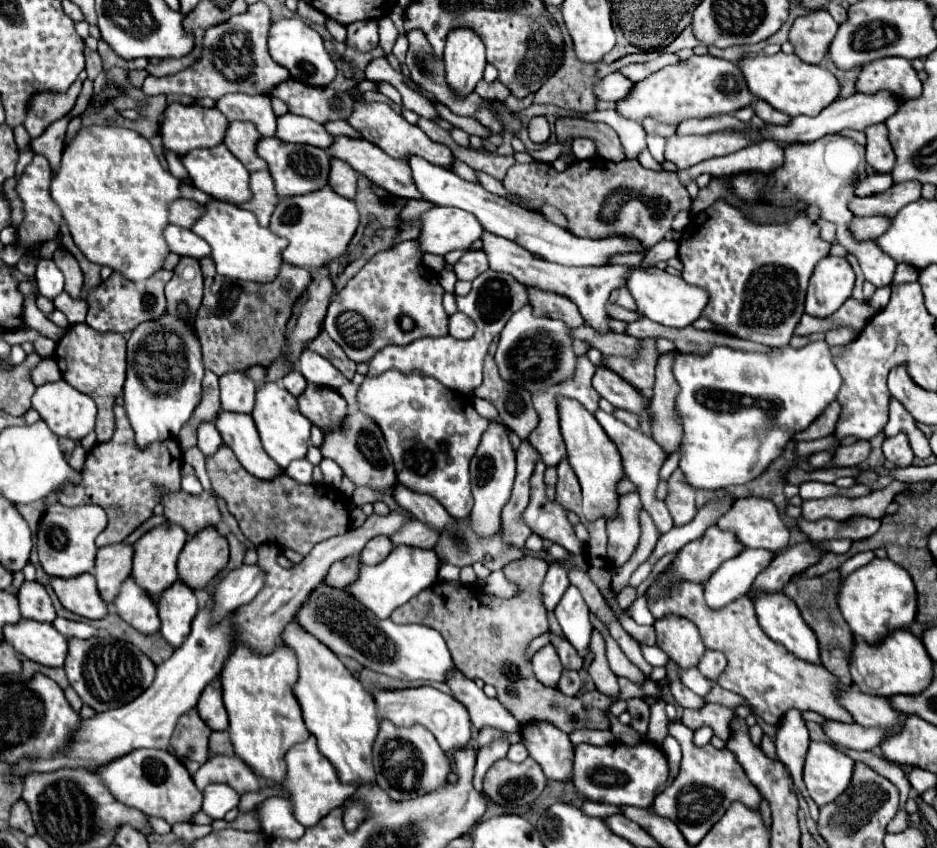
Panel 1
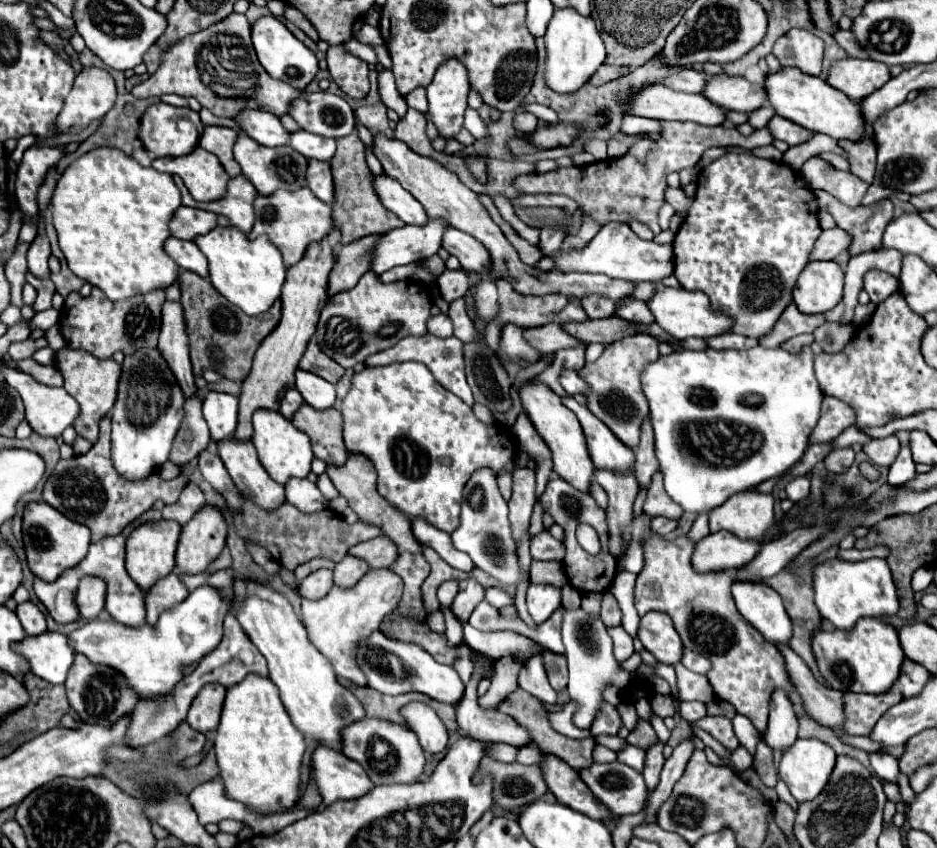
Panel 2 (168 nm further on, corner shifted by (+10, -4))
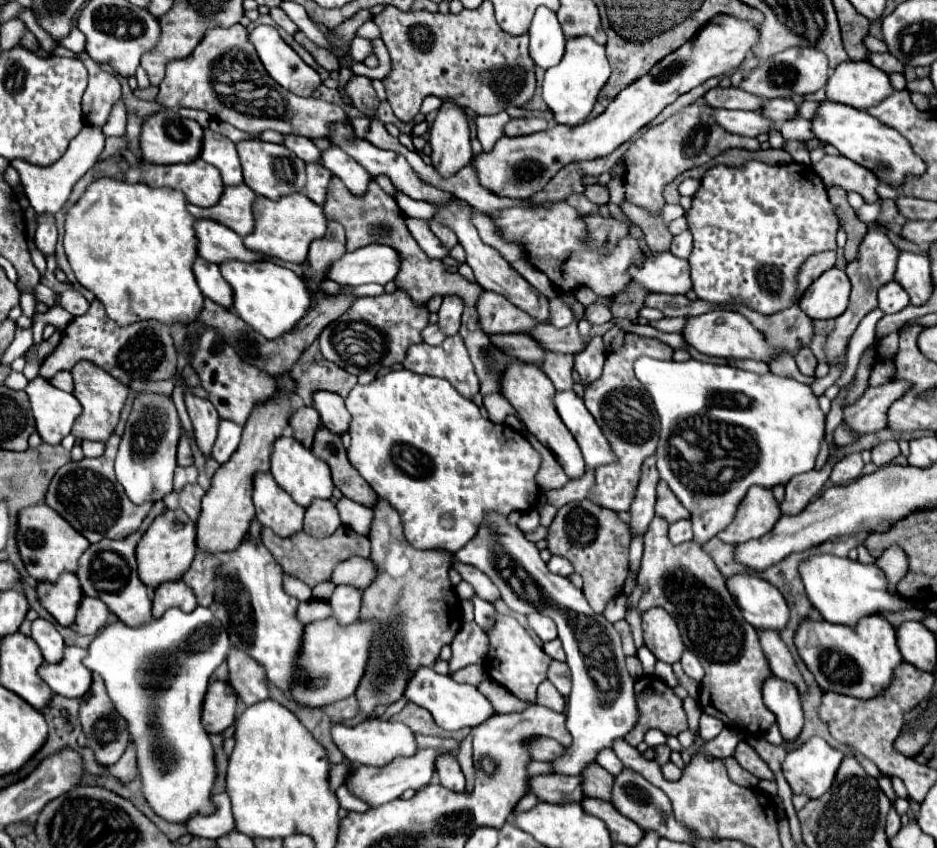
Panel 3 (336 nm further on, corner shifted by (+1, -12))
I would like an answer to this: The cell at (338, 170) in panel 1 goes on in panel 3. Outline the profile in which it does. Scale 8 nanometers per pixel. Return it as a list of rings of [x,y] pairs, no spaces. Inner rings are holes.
[[[308,163],[306,165],[306,197],[310,197],[316,205],[324,205],[324,199],[326,199],[326,189],[328,189],[328,183],[332,179],[332,173],[322,167],[322,165],[316,165],[316,163]]]

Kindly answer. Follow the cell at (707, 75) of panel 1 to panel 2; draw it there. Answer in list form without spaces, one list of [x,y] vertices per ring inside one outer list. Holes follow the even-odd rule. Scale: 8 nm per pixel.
[[[725,73],[709,75],[709,81],[705,83],[701,95],[723,109],[741,113],[751,113],[759,109],[767,97],[761,83],[751,83],[745,77]]]

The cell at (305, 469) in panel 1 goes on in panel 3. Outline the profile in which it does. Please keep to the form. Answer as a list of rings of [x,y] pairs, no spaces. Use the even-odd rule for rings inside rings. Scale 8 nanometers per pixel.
[[[316,499],[308,509],[306,509],[306,519],[304,519],[304,531],[312,537],[330,537],[338,527],[342,525],[336,507],[332,501],[322,501]]]

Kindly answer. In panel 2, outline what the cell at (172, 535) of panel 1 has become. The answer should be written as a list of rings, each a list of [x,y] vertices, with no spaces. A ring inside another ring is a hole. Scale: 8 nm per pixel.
[[[153,521],[137,527],[127,539],[127,555],[125,565],[129,577],[143,589],[149,591],[161,577],[167,577],[175,567],[175,549],[179,541],[181,527],[175,521]]]

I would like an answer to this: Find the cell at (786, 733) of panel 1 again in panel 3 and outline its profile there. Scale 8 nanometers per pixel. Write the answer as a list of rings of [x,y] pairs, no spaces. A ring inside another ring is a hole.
[[[772,675],[762,683],[762,695],[766,707],[776,715],[776,723],[780,727],[784,741],[794,741],[804,725],[798,689]]]

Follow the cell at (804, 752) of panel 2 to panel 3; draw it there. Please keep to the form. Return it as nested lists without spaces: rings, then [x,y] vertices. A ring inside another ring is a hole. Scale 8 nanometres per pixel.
[[[810,737],[786,755],[782,771],[796,795],[808,795],[814,799],[830,789],[842,759],[844,753],[840,749],[830,747],[820,737]]]

